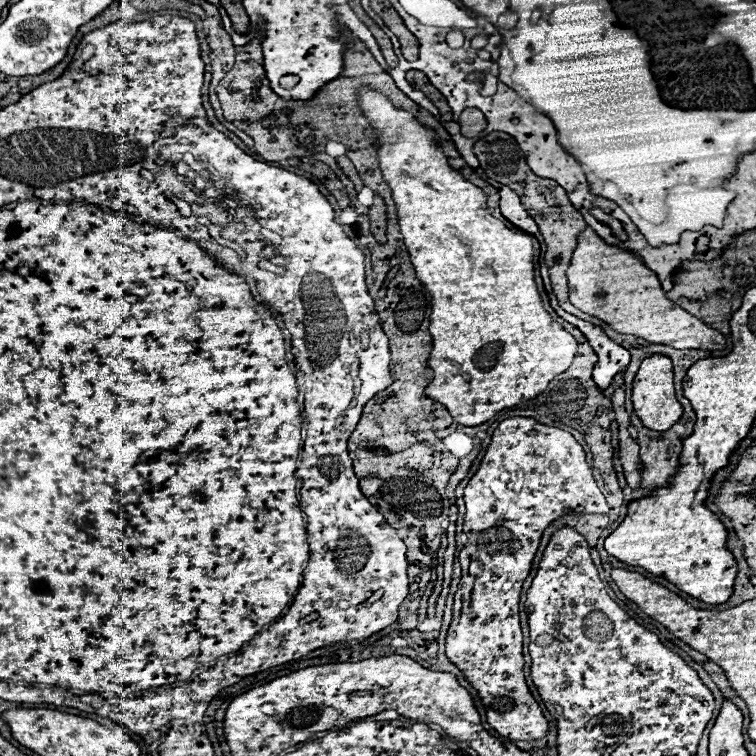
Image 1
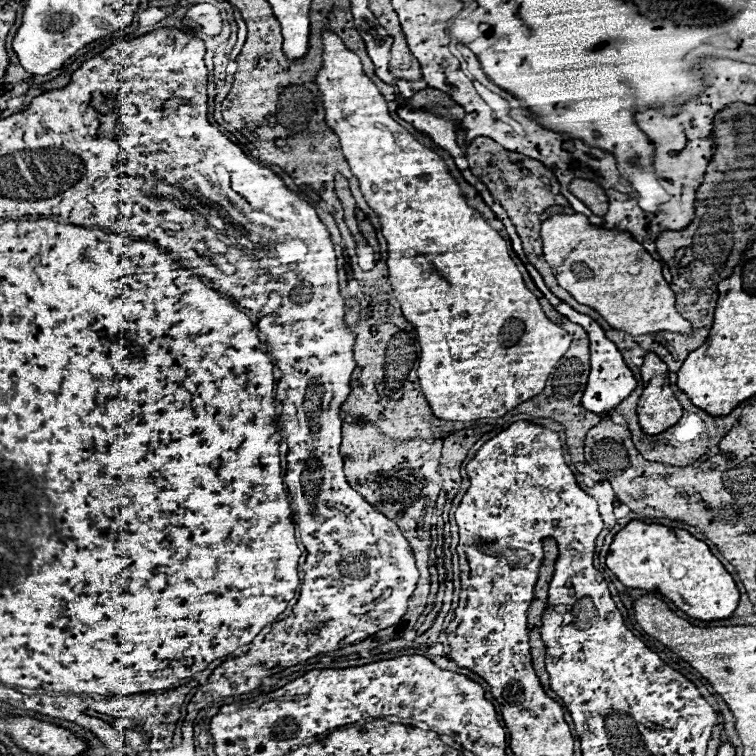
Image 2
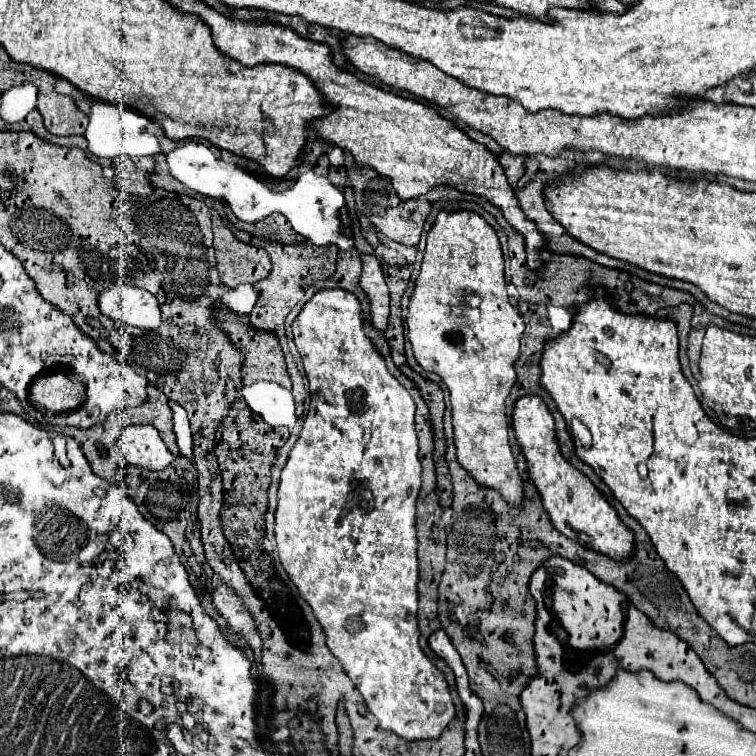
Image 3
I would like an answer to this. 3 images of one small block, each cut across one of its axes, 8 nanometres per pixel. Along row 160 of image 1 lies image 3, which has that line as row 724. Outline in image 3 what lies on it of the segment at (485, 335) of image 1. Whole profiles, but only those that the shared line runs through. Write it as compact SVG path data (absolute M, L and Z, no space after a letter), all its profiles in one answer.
M320 290L310 298L310 302L302 308L302 312L292 322L292 334L298 352L302 354L304 370L310 382L310 410L304 420L302 432L290 450L290 456L282 468L280 484L278 484L278 508L276 508L276 544L280 552L280 560L284 570L288 572L290 580L296 584L300 596L312 606L314 616L322 624L326 632L326 644L332 650L332 654L344 664L348 676L364 696L370 712L378 718L380 728L390 730L398 734L404 740L436 740L442 730L448 726L448 722L456 716L456 708L448 690L448 682L442 674L442 670L436 668L434 662L422 652L418 638L418 540L416 540L416 500L422 484L422 464L418 458L418 436L414 428L414 400L410 392L386 370L384 358L374 350L372 342L366 338L362 330L362 314L360 314L360 302L354 294L346 290Z

